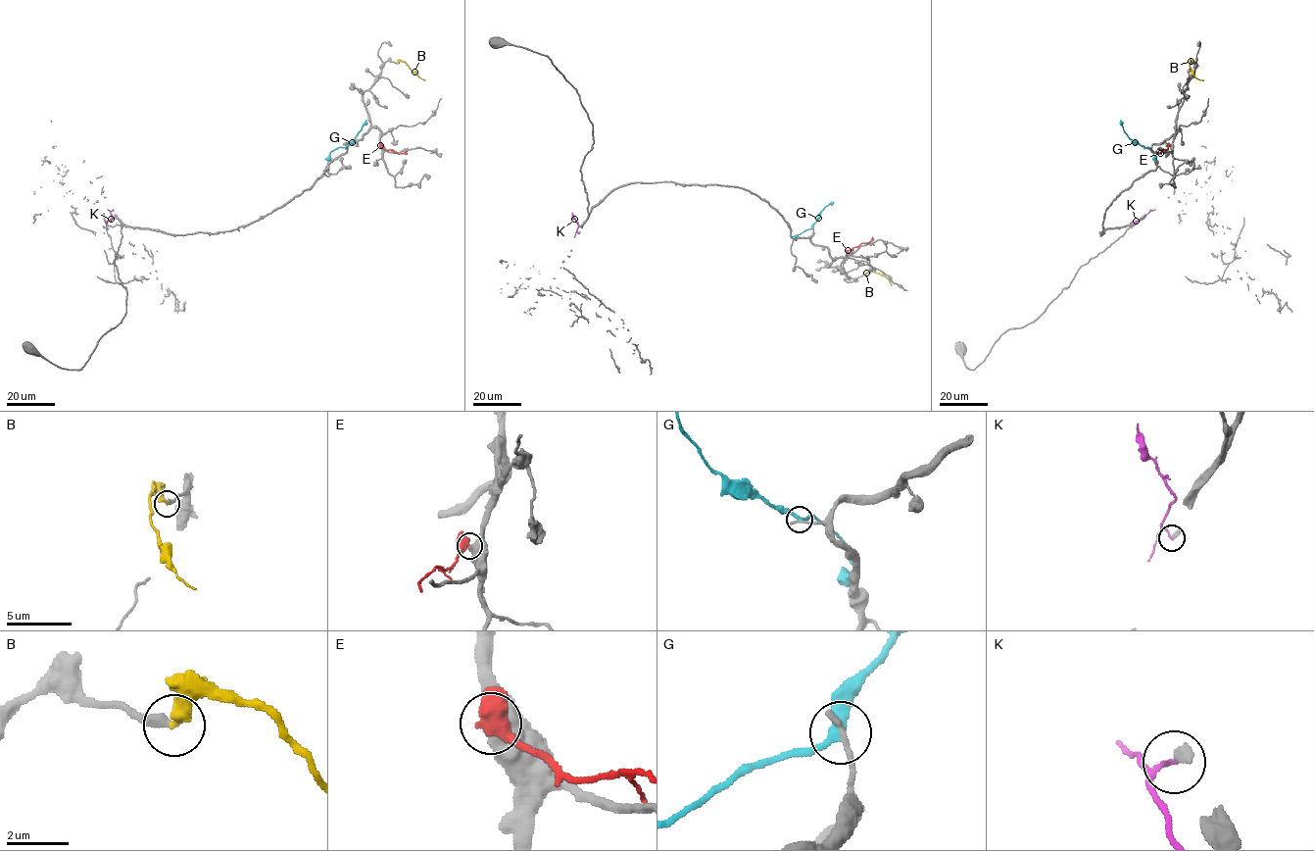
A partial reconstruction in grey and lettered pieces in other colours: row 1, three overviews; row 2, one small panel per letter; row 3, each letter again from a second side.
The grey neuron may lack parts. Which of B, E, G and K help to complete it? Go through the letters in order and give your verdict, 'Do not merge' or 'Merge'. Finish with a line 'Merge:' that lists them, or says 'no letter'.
B: Merge
E: Do not merge
G: Do not merge
K: Do not merge
Merge: B

